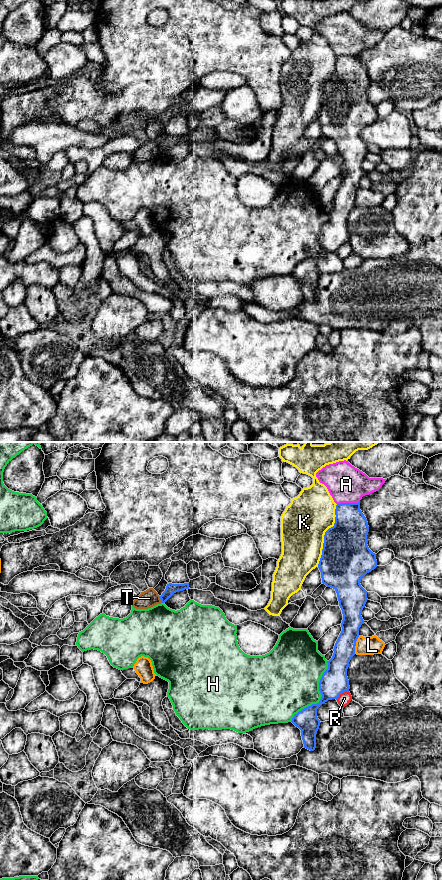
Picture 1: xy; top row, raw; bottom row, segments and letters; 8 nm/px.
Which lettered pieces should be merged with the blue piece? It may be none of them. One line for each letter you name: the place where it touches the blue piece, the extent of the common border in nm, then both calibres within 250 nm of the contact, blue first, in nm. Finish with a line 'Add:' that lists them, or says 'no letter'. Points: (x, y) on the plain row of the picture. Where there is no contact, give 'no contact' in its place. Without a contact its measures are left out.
Add: no letter

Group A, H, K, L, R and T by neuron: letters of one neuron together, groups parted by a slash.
A / H / K / L / R / T

